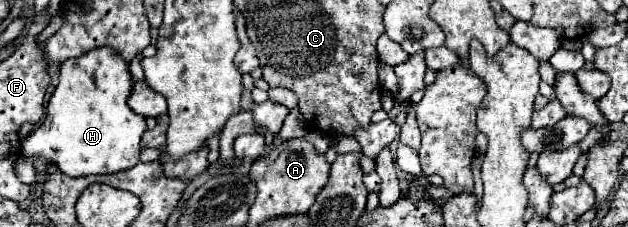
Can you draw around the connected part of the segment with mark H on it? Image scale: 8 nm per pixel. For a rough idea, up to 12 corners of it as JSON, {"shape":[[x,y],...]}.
{"shape":[[112,47],[60,65],[22,155],[70,177],[140,163],[146,119]]}

